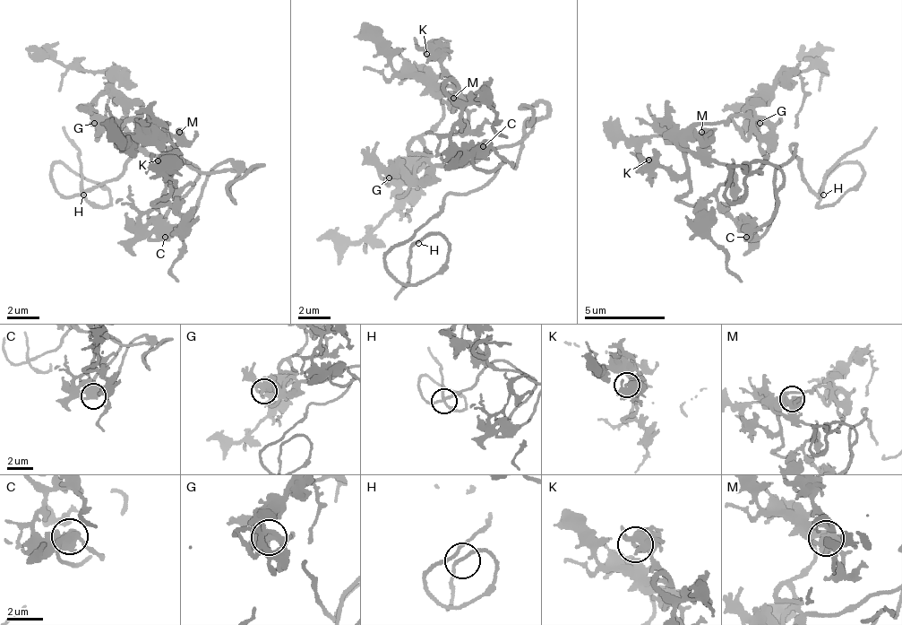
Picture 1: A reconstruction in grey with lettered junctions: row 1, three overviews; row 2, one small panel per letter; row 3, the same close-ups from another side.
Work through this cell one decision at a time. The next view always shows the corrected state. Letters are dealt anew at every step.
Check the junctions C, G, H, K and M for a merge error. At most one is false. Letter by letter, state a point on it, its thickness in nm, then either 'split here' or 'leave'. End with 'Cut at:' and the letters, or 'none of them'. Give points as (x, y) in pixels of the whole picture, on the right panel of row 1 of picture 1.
C: at (746, 237); 550 nm thick; leave
G: at (760, 123); 400 nm thick; leave
H: at (823, 195); 180 nm thick; leave
K: at (648, 160); 420 nm thick; leave
M: at (701, 132); 420 nm thick; leave
Cut at: none of them

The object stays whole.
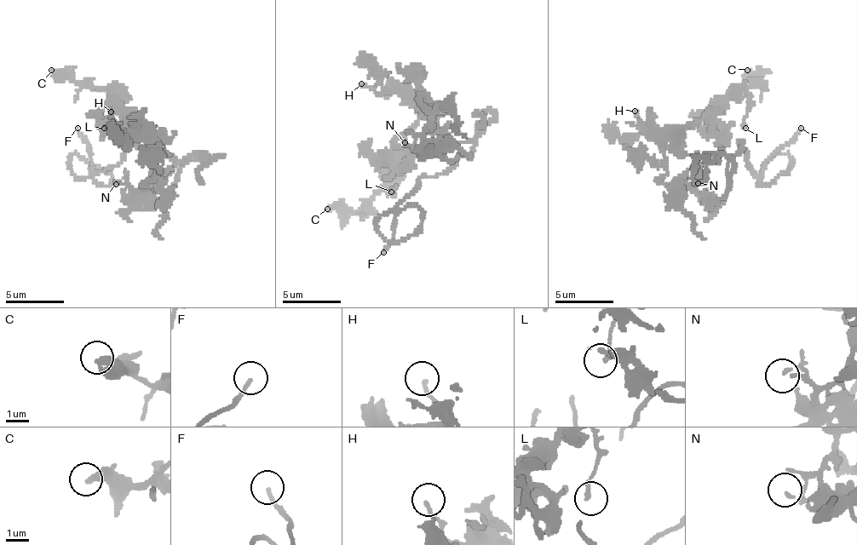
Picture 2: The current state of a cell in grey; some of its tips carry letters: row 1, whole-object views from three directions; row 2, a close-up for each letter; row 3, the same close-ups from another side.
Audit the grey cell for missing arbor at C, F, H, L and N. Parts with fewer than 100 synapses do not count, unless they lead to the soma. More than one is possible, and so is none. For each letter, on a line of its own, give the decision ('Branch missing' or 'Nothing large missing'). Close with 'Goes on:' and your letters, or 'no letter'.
C: Nothing large missing
F: Branch missing
H: Nothing large missing
L: Nothing large missing
N: Nothing large missing
Goes on: F

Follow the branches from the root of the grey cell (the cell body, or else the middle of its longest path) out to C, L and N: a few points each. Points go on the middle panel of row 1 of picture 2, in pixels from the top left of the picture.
C: (453, 160), (469, 157), (474, 139), (431, 157), (404, 153), (386, 182), (355, 211), (327, 209)
L: (453, 160), (462, 154), (469, 157), (474, 139), (457, 142), (431, 157), (398, 157), (386, 185), (391, 192)
N: (453, 160), (443, 160), (423, 136), (420, 136), (411, 146), (405, 142)

